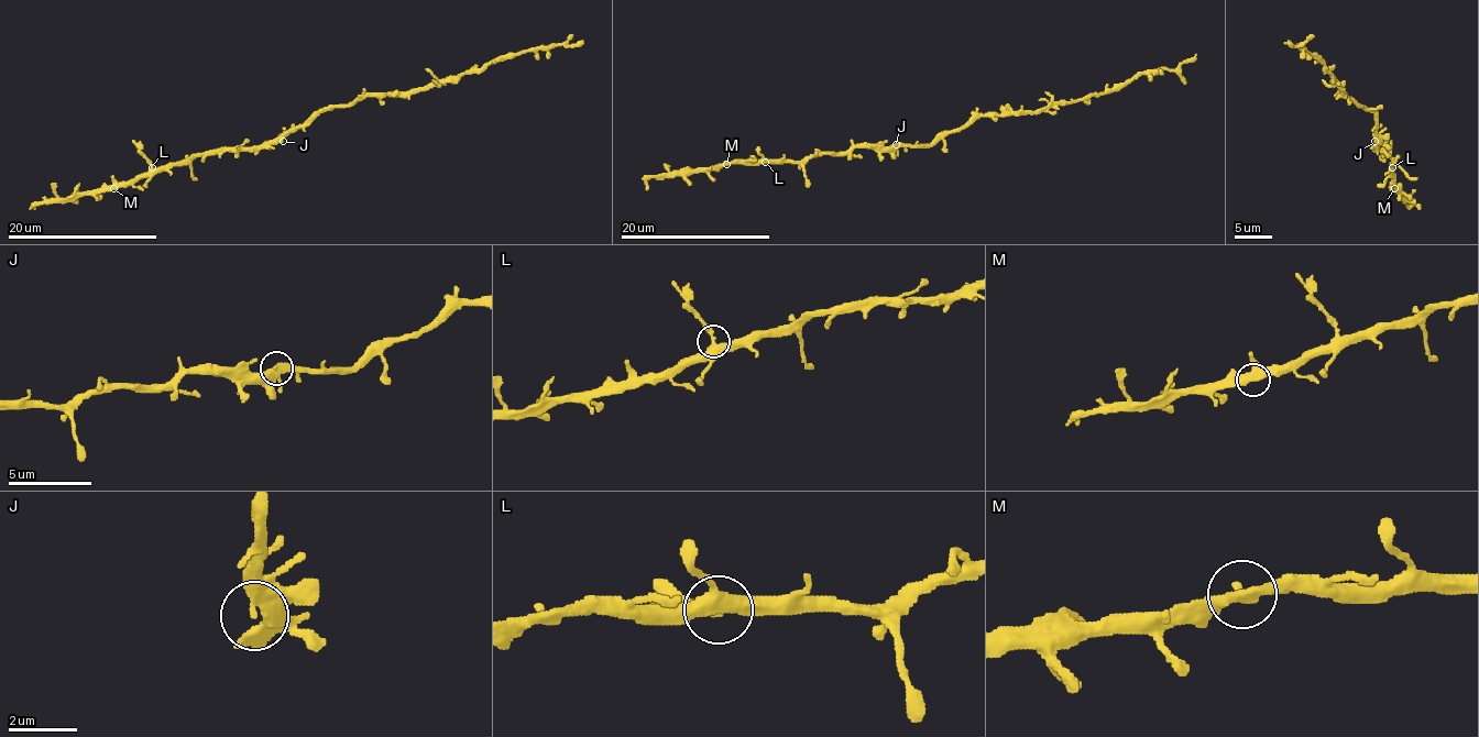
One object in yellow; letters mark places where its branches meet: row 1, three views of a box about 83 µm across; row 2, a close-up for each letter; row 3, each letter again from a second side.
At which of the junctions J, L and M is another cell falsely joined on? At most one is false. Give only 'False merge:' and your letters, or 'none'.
False merge: L

